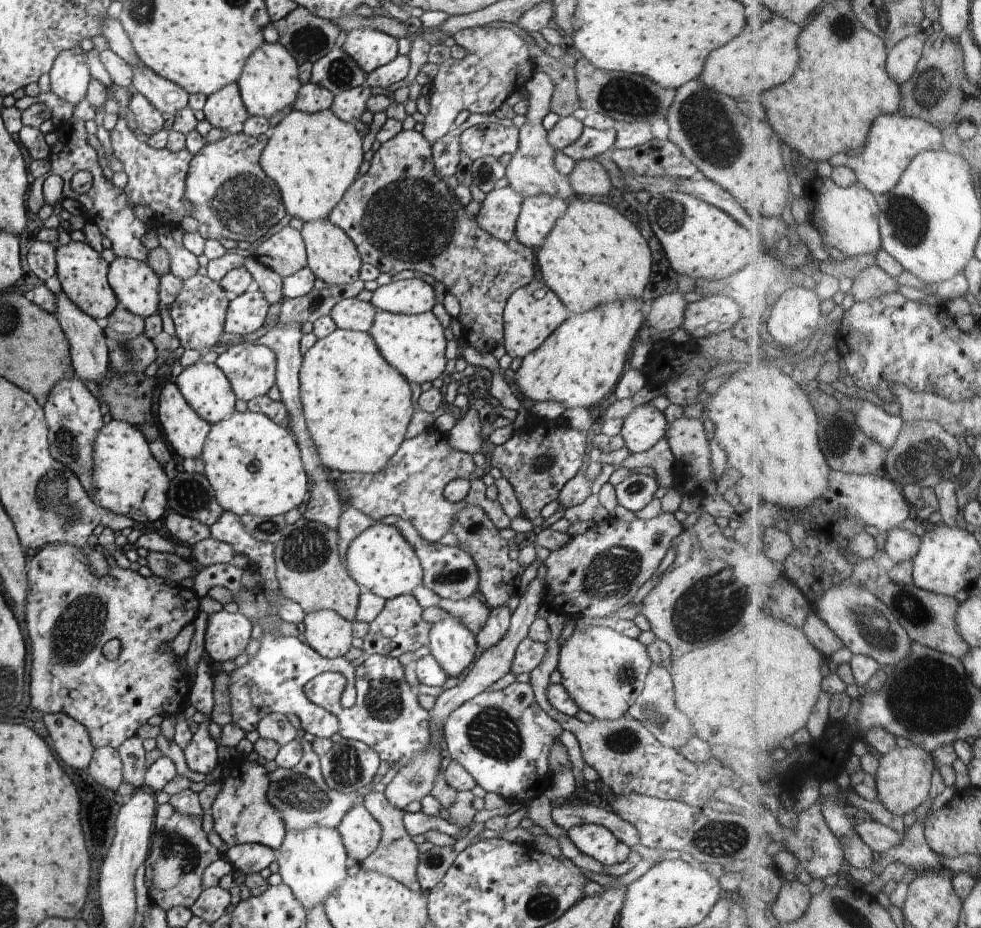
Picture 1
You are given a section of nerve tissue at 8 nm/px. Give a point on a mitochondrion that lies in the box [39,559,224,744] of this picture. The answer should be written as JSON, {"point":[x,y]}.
{"point":[77,631]}

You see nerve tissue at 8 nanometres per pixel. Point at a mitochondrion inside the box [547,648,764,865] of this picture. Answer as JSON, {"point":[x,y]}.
{"point":[725,836]}

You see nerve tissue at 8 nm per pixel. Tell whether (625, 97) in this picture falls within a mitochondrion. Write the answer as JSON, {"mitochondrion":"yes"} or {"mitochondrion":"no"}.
{"mitochondrion":"yes"}

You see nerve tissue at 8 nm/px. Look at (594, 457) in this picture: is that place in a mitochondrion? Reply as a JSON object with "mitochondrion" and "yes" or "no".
{"mitochondrion":"no"}

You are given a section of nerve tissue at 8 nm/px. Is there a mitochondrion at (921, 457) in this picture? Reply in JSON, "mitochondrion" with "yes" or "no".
{"mitochondrion":"yes"}

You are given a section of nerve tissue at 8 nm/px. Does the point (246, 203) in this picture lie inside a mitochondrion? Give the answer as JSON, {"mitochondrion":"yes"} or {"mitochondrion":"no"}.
{"mitochondrion":"yes"}

